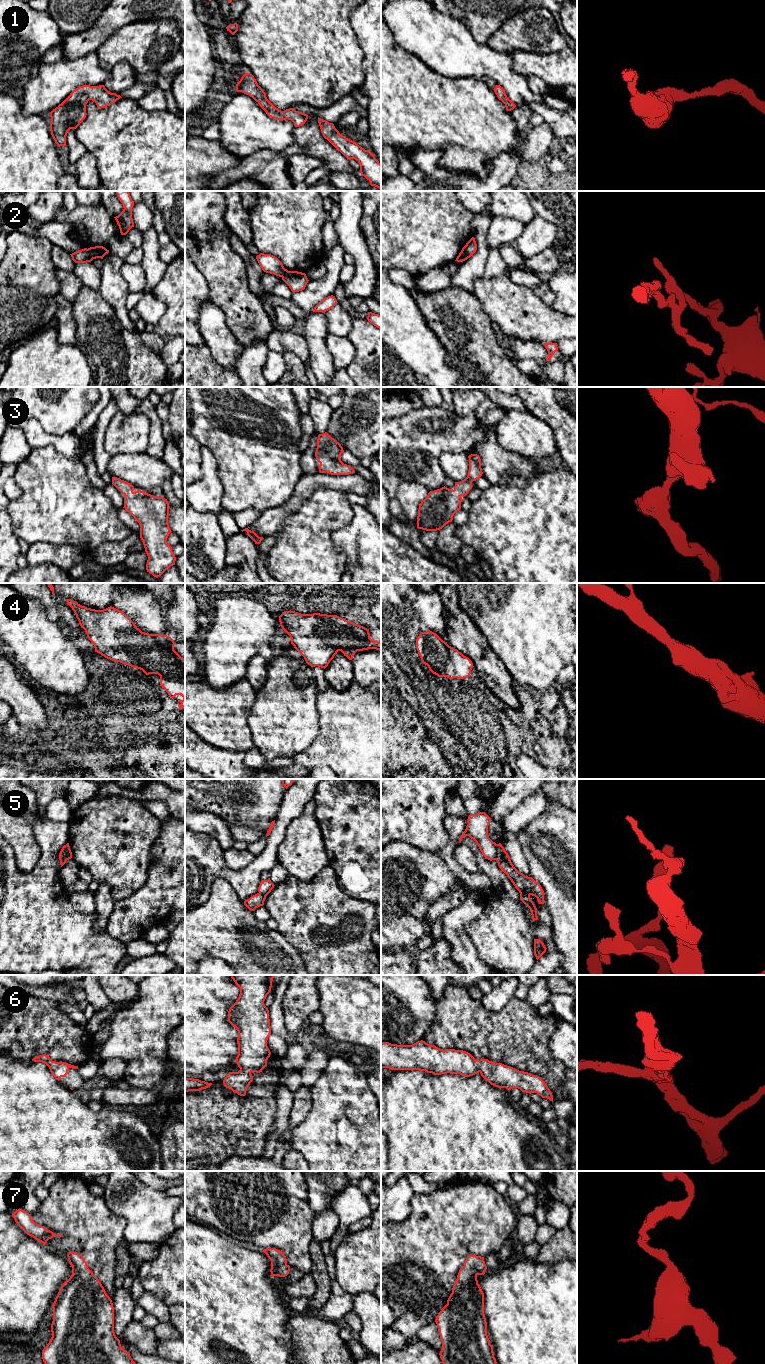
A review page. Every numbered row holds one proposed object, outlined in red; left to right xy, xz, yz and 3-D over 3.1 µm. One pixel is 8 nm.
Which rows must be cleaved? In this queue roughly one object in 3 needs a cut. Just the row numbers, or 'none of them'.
2, 5

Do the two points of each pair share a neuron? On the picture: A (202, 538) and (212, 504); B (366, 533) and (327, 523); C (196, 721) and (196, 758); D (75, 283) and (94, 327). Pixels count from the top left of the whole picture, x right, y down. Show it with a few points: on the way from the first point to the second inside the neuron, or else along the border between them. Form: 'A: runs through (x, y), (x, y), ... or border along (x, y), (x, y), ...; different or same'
A: border along (195, 510), (214, 513), (217, 516); different
B: border along (351, 505), (351, 519), (332, 532), (336, 549); different
C: border along (195, 733), (205, 742), (216, 747); different
D: border along (83, 286), (72, 303); different

